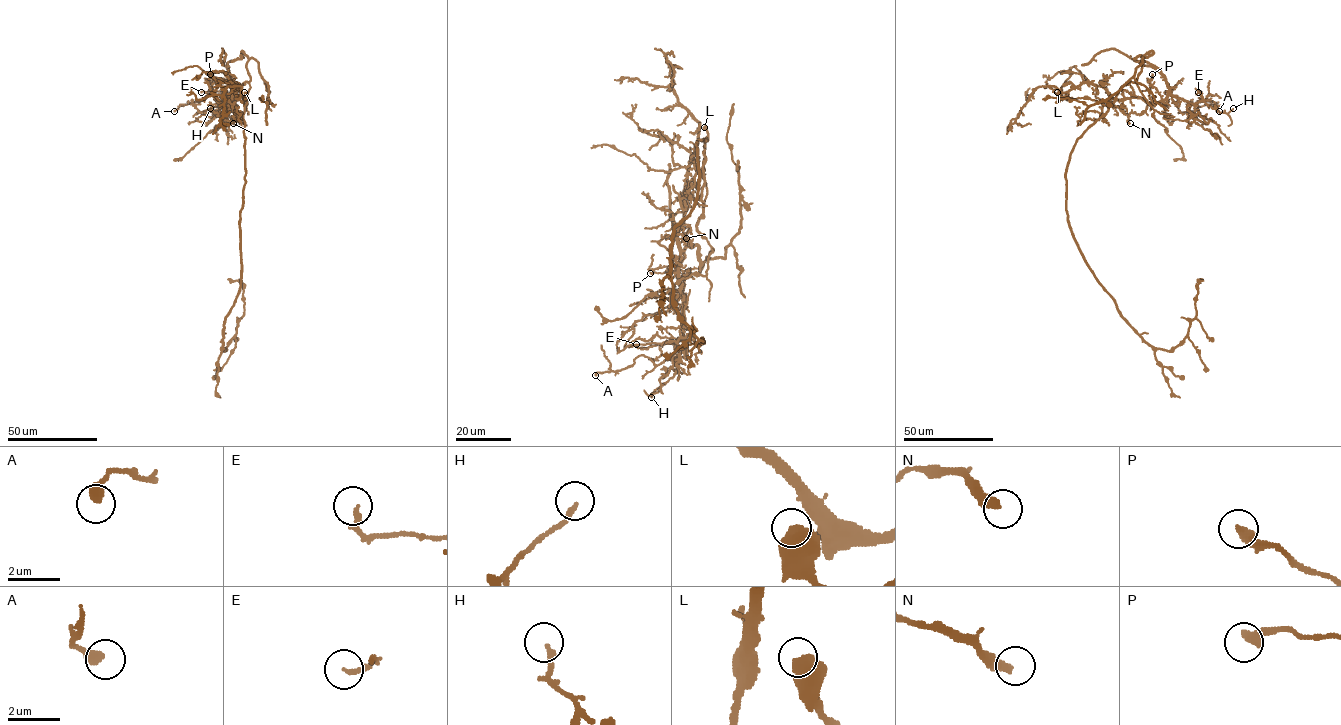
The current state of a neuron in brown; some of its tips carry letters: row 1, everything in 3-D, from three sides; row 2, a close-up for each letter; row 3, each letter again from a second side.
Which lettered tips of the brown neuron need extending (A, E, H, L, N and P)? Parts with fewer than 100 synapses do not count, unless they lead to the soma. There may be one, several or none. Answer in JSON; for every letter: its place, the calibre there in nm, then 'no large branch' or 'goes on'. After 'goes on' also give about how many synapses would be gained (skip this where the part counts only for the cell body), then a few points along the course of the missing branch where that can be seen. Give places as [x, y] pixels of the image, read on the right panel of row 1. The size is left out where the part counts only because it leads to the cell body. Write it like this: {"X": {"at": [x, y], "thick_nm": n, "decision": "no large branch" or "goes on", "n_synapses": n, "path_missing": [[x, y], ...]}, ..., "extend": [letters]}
{"A": {"at": [1219, 111], "thick_nm": 400, "decision": "no large branch"}, "E": {"at": [1198, 92], "thick_nm": 180, "decision": "no large branch"}, "H": {"at": [1233, 108], "thick_nm": 190, "decision": "no large branch"}, "L": {"at": [1057, 92], "thick_nm": 700, "decision": "no large branch"}, "N": {"at": [1130, 123], "thick_nm": 360, "decision": "no large branch"}, "P": {"at": [1152, 74], "thick_nm": 440, "decision": "no large branch"}, "extend": []}

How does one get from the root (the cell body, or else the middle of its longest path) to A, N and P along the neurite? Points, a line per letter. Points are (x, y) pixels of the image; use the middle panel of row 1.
A: (702, 196), (697, 230), (713, 249), (699, 273), (697, 246), (678, 267), (685, 349), (595, 375)
N: (702, 196), (713, 249), (699, 273), (686, 248), (683, 298), (658, 242), (686, 238)
P: (702, 196), (697, 230), (713, 249), (700, 273), (693, 246), (677, 270), (683, 298), (681, 270), (650, 273)

